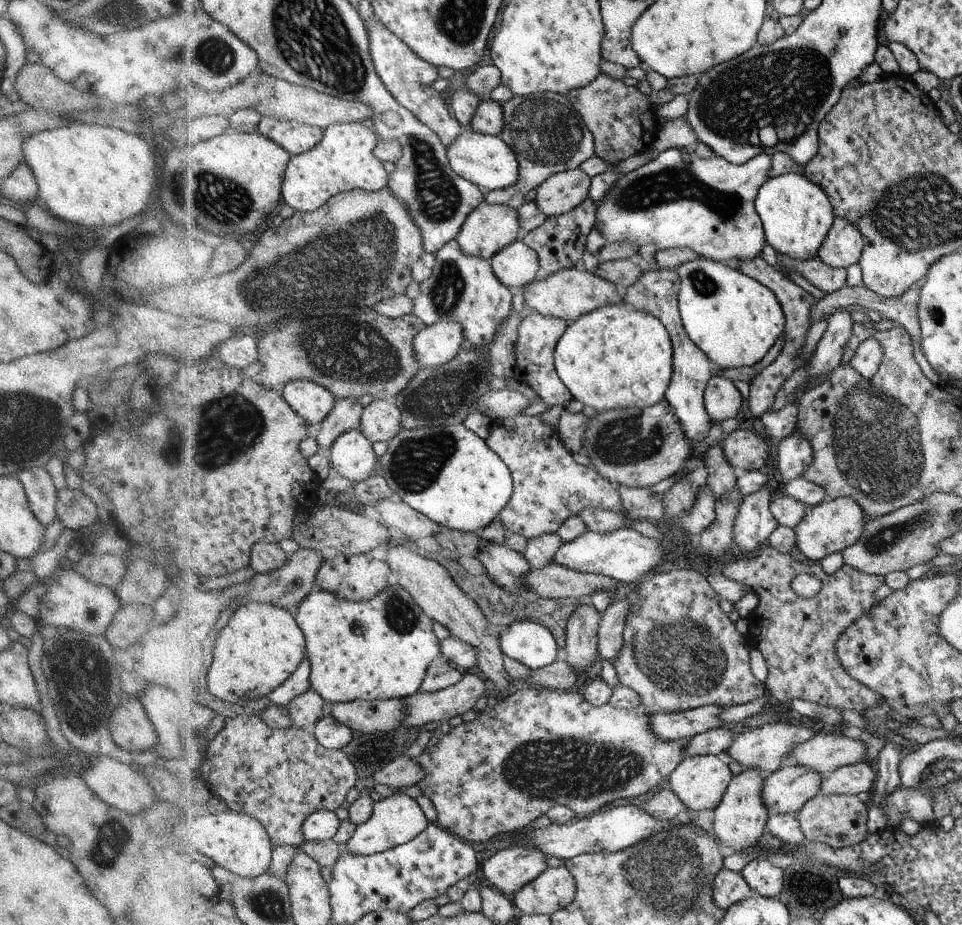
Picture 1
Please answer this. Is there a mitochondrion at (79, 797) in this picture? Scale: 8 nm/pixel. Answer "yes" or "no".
no

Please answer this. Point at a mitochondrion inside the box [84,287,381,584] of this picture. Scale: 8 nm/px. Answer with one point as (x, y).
(236, 412)

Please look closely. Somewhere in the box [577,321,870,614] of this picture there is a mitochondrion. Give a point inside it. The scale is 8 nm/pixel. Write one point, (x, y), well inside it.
(628, 439)

